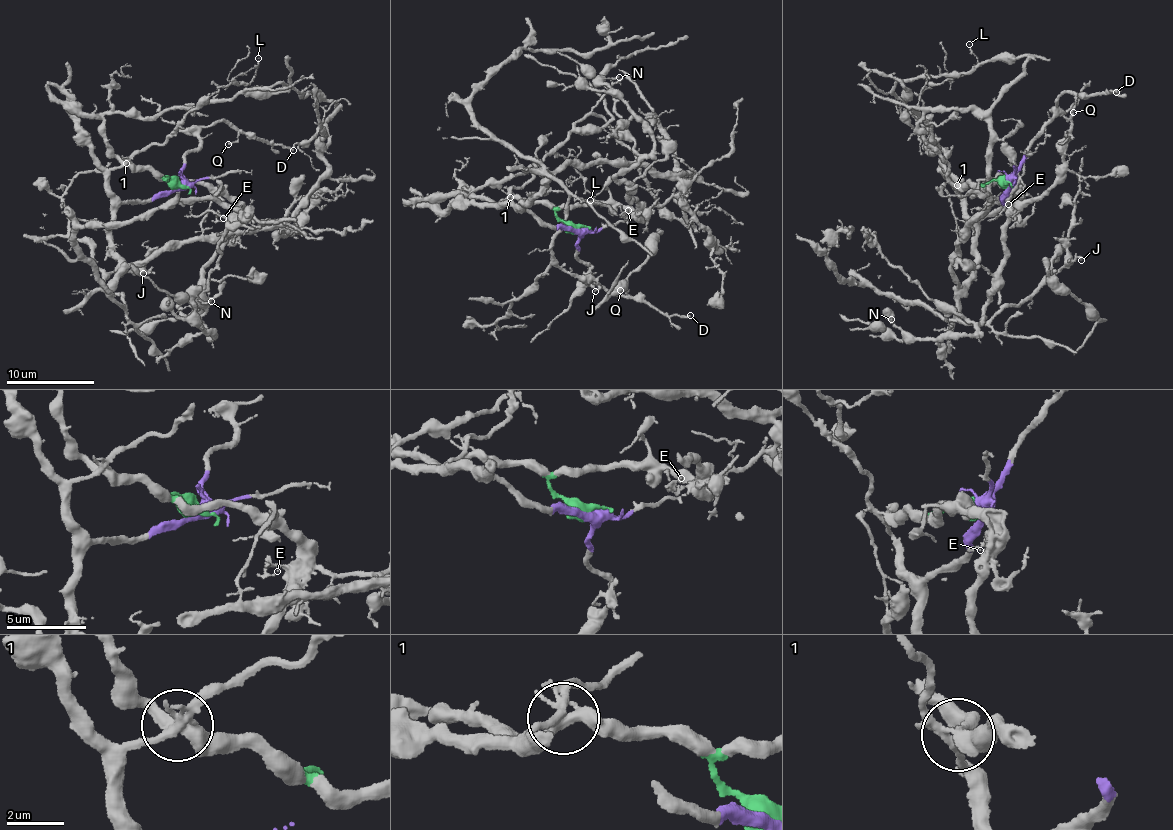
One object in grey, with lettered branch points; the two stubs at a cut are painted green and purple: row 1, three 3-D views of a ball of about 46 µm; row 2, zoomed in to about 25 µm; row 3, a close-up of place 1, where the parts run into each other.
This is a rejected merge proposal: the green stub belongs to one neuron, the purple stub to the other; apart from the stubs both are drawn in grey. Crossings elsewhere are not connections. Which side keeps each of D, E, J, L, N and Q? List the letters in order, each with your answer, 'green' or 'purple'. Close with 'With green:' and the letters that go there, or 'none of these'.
D: purple
E: green
J: purple
L: green
N: green
Q: purple
With green: E, L, N

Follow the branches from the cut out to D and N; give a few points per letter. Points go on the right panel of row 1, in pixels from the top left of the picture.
D: (1008, 182), (1026, 147), (1053, 116), (1055, 104), (1066, 92), (1077, 96), (1115, 89), (1116, 93)
N: (1007, 183), (984, 186), (996, 176), (1012, 188), (1014, 216), (998, 284), (975, 332), (920, 339), (891, 319)

